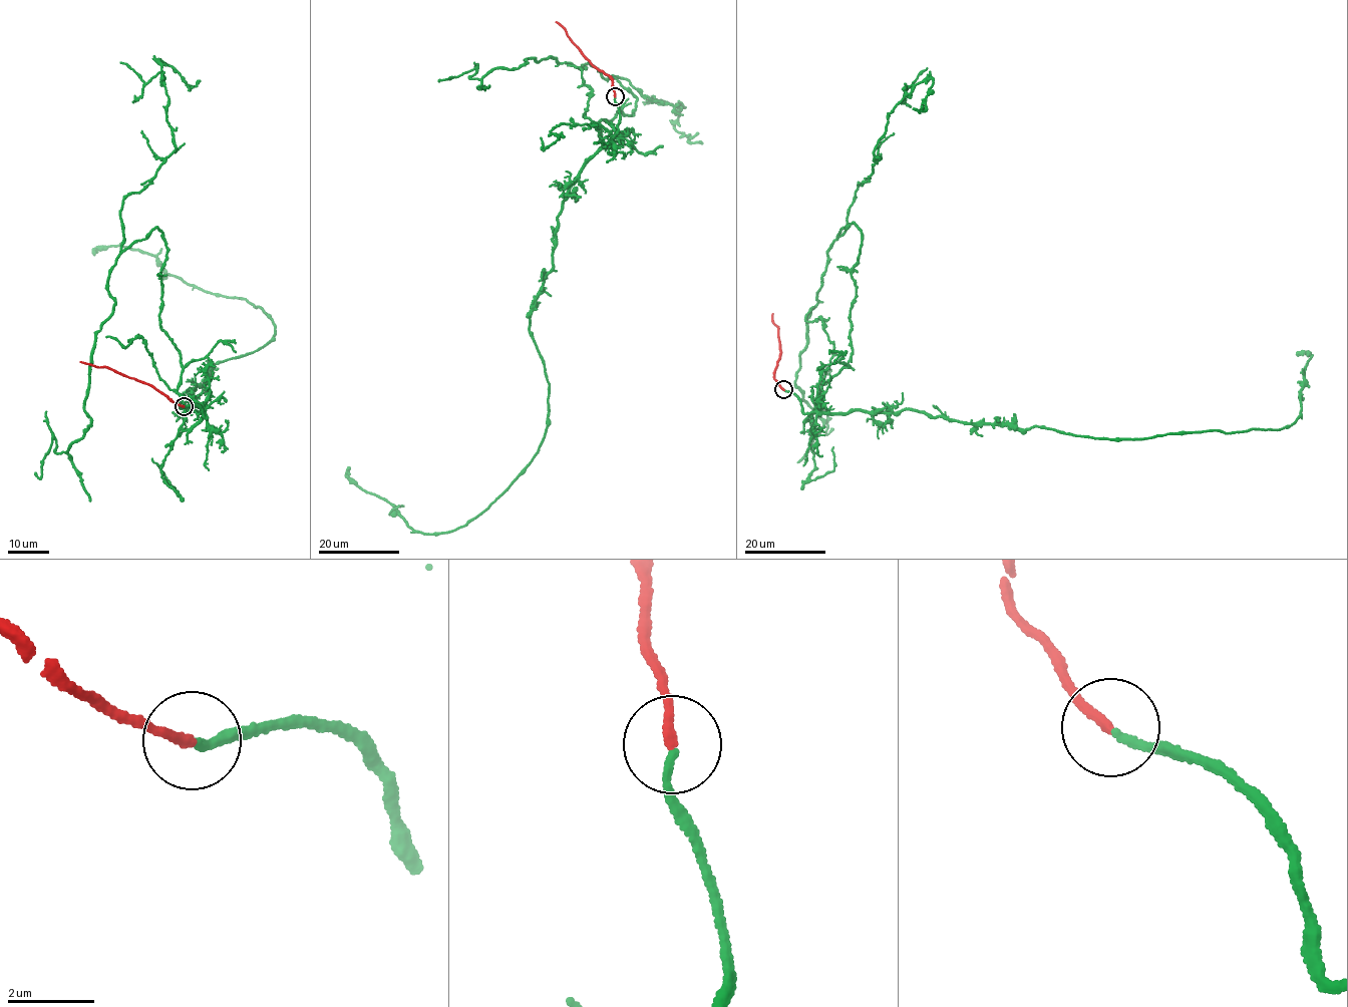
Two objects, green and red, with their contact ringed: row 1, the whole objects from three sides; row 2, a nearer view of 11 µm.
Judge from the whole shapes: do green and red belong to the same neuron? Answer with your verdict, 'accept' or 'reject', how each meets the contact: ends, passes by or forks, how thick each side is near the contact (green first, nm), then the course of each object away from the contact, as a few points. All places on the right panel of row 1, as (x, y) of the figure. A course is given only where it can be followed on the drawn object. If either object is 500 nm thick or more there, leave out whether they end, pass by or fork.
accept; green ends; red ends; calibres 180 and 200 nm; course green (784, 390), (806, 413), (916, 410), (1120, 440), (1227, 433), (1274, 429), (1300, 416), (1312, 356), (1296, 354); course red (784, 390), (774, 375), (780, 346), (772, 314)

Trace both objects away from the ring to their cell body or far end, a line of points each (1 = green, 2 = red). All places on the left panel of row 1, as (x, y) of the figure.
1: (184, 406), (208, 416), (188, 391), (274, 339), (273, 320), (148, 254), (94, 254)
2: (184, 406), (152, 386), (109, 368), (80, 361)

